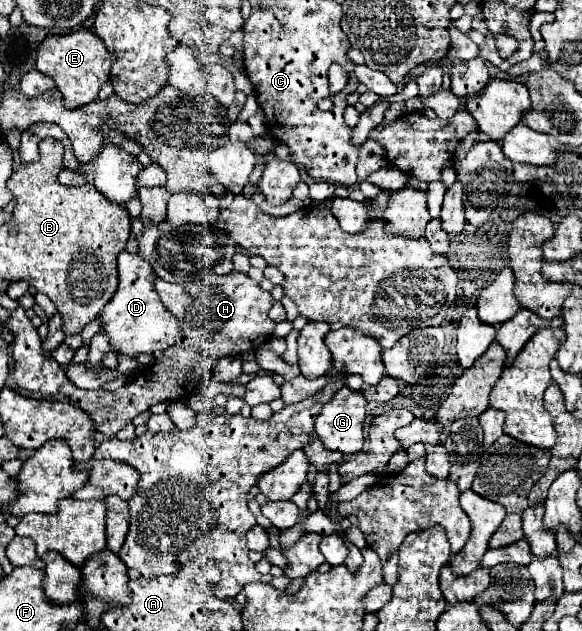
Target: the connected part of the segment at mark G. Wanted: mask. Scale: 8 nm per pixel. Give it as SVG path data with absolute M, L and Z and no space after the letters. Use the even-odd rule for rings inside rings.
M343 386L323 406L315 420L315 432L329 450L353 454L363 448L363 420L367 400L361 392Z

